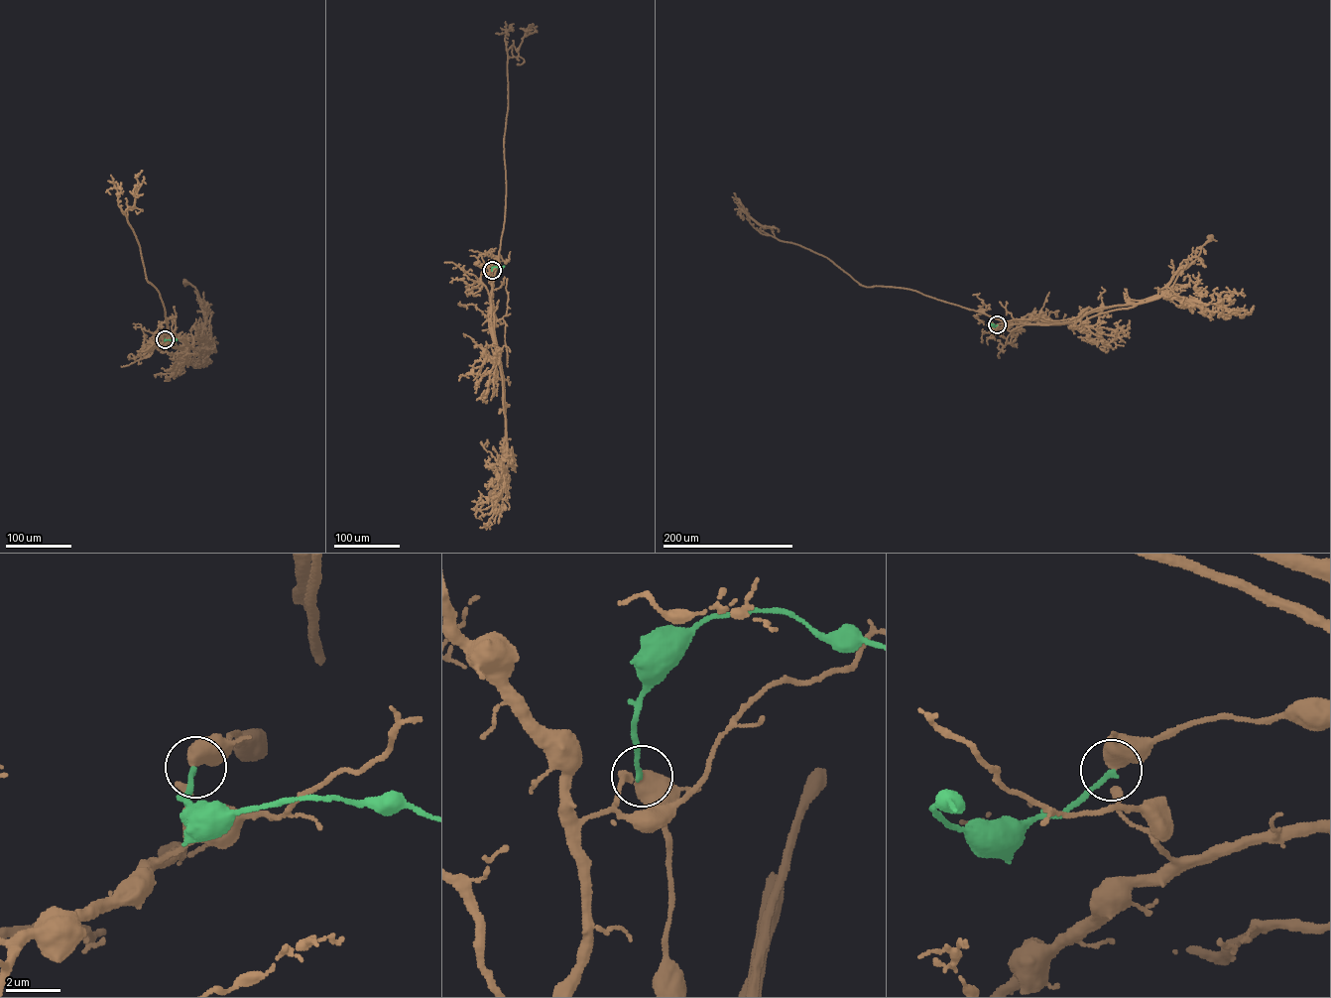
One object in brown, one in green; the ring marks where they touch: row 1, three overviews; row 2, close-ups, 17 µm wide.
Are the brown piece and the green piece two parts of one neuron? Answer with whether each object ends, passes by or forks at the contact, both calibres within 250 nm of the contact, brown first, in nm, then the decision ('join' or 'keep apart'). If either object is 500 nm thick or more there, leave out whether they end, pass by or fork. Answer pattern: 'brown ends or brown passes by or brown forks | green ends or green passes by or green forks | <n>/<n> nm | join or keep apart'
brown forks | green ends | 360/180 nm | join

